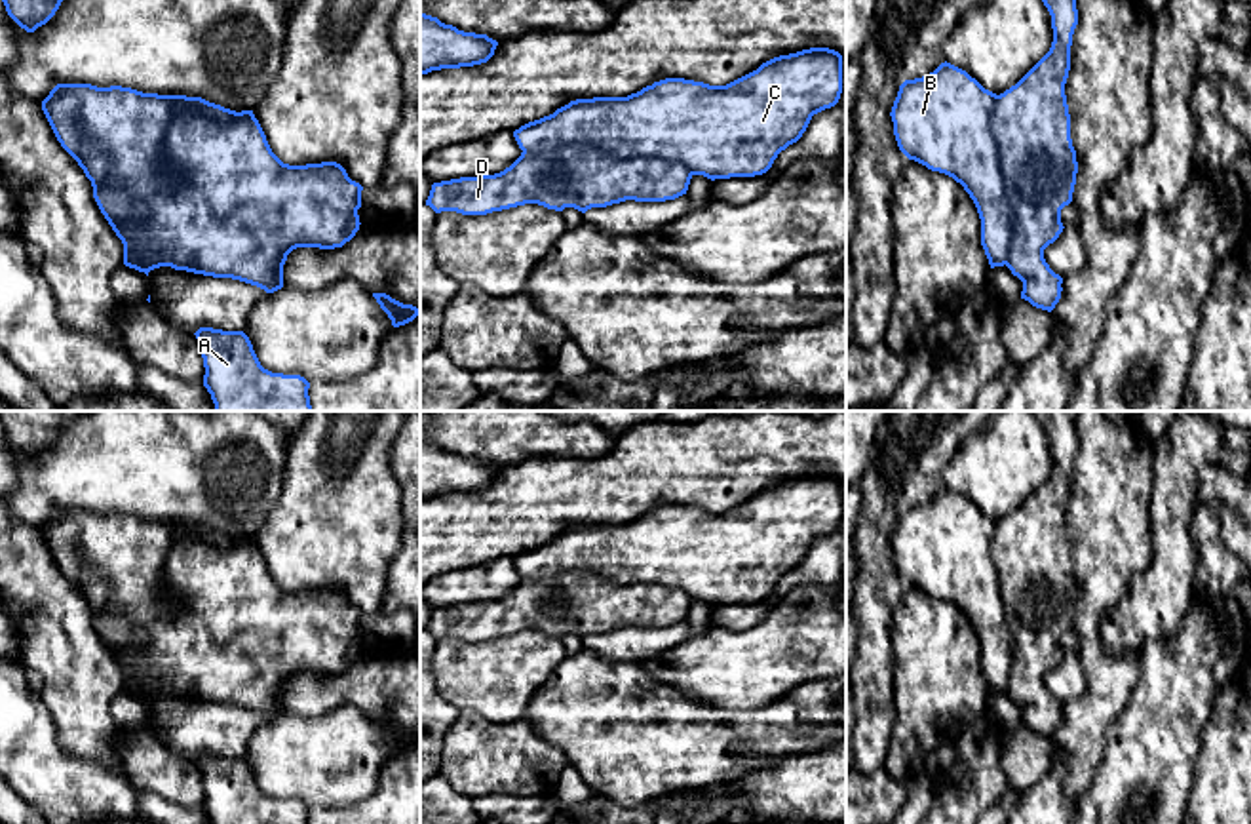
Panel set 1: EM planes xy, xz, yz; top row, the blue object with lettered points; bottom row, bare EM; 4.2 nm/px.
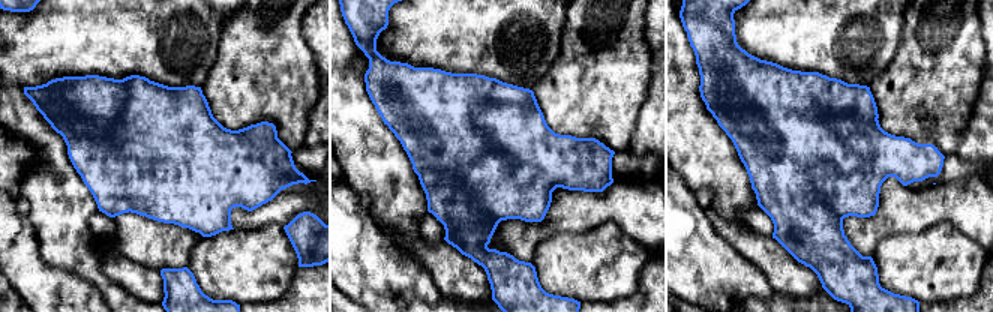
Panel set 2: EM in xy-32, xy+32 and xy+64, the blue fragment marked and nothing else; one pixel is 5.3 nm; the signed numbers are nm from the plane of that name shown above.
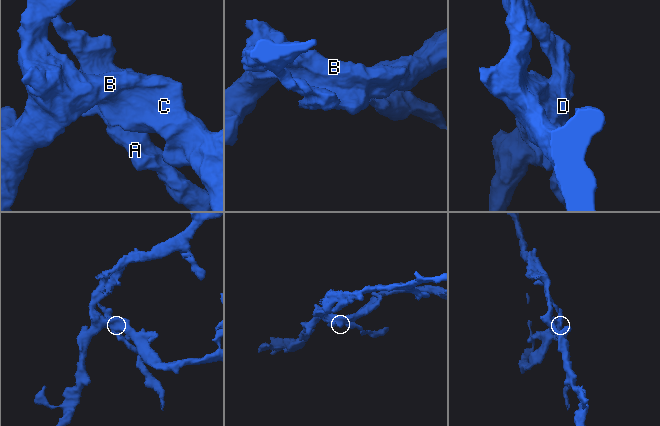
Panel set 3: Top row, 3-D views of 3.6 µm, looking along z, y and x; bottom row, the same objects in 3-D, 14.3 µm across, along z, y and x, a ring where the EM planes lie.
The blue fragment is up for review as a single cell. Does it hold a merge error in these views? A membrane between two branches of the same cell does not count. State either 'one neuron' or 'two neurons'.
two neurons

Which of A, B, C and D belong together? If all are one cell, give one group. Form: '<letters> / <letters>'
A D / B C

